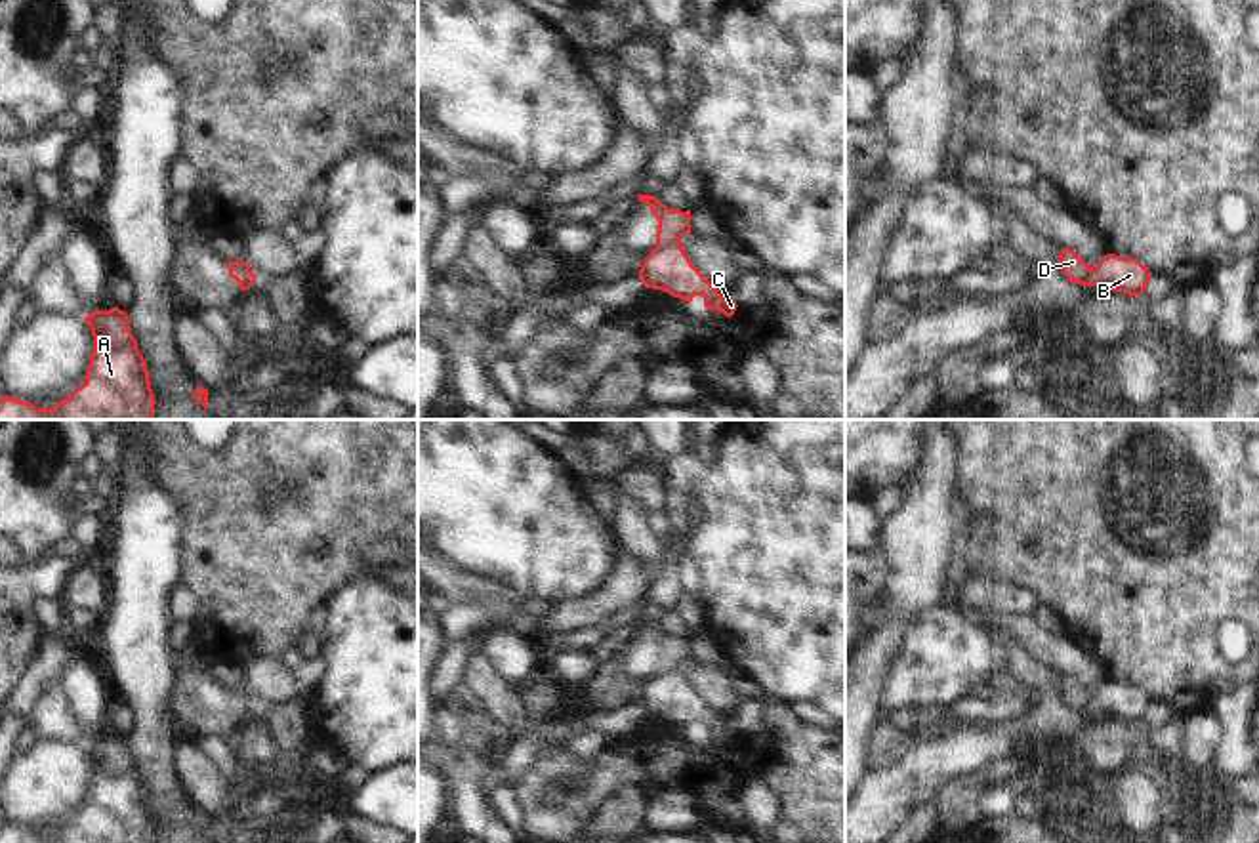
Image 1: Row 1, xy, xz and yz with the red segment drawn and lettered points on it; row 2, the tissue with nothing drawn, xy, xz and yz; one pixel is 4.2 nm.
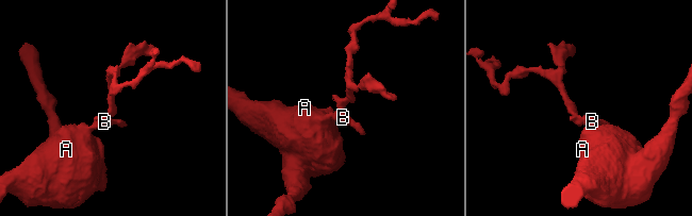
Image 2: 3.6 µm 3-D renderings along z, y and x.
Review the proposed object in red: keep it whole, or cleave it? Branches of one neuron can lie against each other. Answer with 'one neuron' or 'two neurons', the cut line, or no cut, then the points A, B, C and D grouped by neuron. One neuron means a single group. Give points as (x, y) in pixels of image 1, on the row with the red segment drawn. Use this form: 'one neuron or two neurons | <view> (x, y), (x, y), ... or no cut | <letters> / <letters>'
two neurons | xz (680, 241), (657, 245) | A B C / D

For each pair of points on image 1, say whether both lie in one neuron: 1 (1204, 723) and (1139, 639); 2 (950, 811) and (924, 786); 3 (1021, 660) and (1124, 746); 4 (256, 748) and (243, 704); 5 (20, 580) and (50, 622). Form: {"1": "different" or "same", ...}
{"1": "different", "2": "different", "3": "same", "4": "different", "5": "different"}

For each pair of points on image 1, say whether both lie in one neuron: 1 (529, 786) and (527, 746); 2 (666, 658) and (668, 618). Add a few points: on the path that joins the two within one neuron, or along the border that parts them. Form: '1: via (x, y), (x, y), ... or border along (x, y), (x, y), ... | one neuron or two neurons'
1: border along (563, 746), (546, 746), (514, 786) | two neurons
2: border along (655, 624), (668, 634), (687, 637) | two neurons

